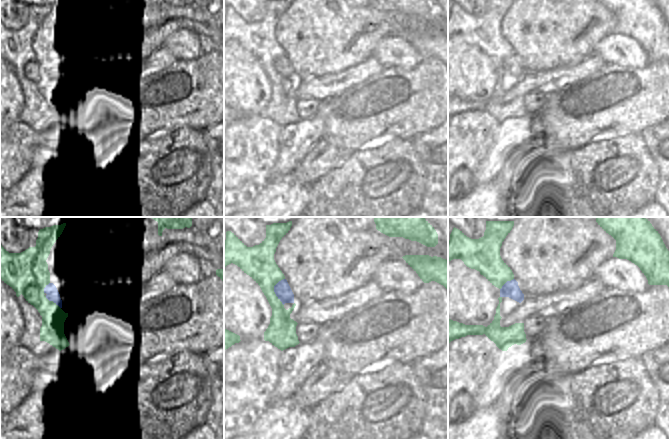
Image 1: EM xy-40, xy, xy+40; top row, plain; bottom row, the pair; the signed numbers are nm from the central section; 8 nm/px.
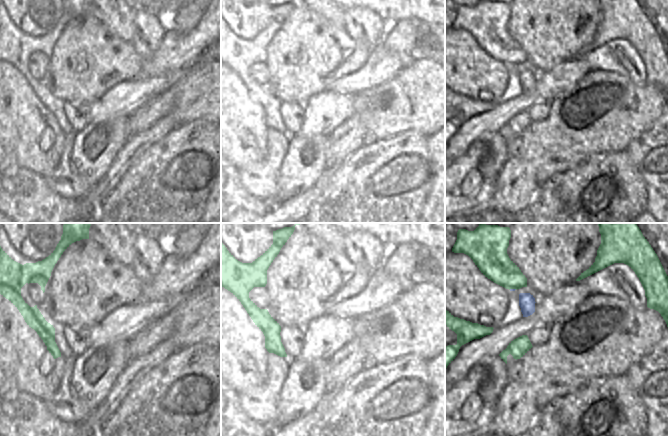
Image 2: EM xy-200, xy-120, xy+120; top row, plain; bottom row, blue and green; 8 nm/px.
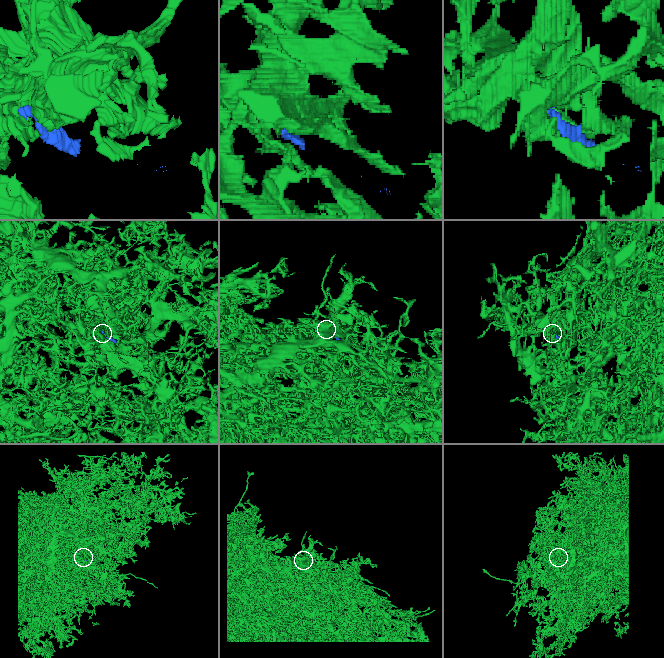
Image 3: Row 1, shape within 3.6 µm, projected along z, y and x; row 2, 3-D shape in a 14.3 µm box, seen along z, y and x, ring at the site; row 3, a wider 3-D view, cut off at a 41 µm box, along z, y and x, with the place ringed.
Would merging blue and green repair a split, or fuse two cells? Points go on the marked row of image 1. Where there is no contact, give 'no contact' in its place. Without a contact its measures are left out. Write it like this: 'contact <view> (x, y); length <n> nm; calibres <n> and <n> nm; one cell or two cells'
contact xy (274, 291); length 220 nm; calibres 130 and 240 nm; two cells

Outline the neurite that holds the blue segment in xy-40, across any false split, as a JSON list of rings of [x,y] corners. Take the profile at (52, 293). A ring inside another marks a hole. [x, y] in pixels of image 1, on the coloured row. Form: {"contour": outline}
{"contour": [[[53,283],[46,285],[46,287],[44,288],[44,293],[47,294],[46,298],[49,301],[53,301],[56,305],[62,308],[62,300],[60,298],[60,294]]]}

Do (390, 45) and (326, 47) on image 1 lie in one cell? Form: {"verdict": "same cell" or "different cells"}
{"verdict": "different cells"}

